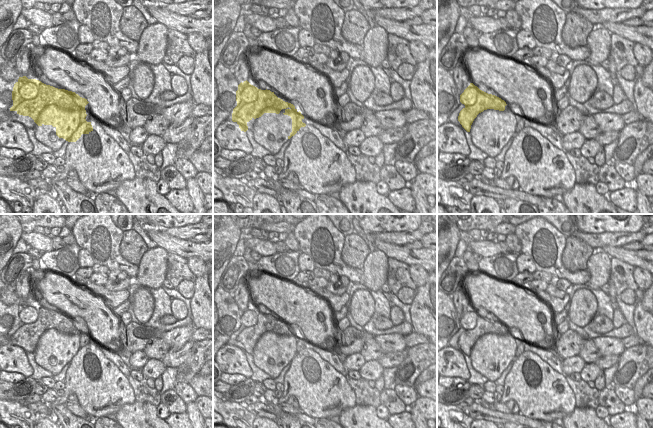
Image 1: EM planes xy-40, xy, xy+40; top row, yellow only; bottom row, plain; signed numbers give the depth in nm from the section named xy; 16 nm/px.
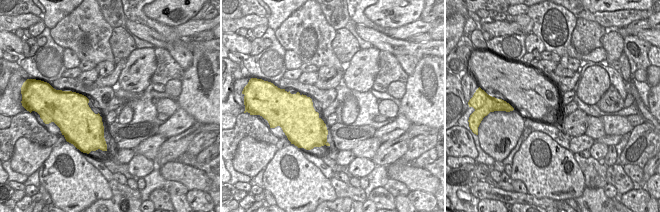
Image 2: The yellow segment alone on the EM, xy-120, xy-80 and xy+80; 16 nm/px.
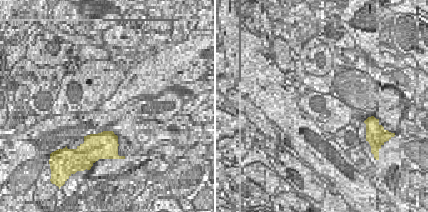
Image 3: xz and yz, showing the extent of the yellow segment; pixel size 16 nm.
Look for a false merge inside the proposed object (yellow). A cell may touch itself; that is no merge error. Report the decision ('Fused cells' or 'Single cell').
Fused cells

